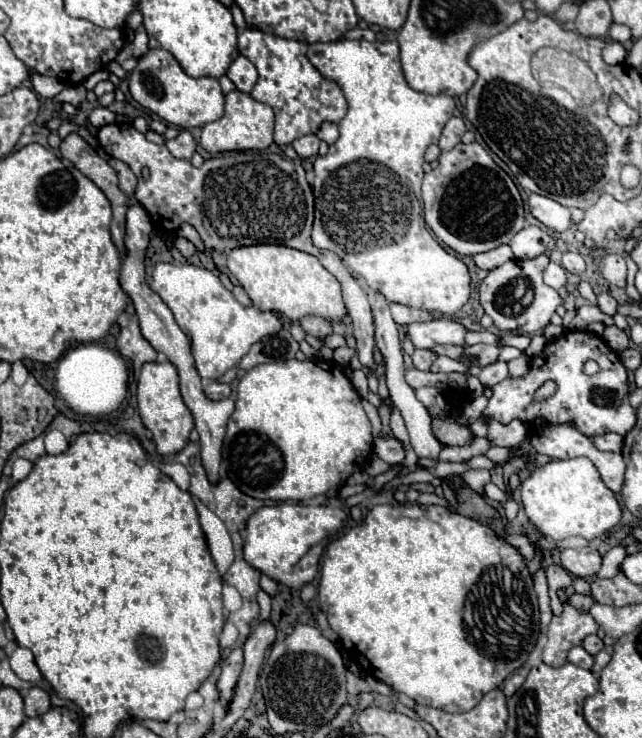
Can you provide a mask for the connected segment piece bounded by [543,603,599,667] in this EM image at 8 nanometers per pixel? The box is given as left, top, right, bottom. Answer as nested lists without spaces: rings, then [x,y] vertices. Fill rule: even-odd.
[[[569,603],[563,605],[563,613],[553,617],[547,629],[547,645],[543,647],[543,661],[551,667],[561,667],[567,661],[571,647],[581,645],[591,633],[597,633],[599,625],[589,613],[577,613]]]

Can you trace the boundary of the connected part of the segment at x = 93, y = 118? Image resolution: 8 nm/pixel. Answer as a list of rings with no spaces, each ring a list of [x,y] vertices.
[[[97,107],[97,109],[93,109],[89,113],[89,121],[95,127],[103,127],[103,125],[109,125],[109,123],[115,121],[115,113],[111,109],[107,109],[107,107]]]

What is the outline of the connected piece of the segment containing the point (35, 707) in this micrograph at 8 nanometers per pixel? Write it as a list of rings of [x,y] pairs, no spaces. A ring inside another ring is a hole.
[[[31,687],[29,693],[25,695],[25,715],[27,717],[37,717],[43,715],[51,709],[49,695],[41,687]]]

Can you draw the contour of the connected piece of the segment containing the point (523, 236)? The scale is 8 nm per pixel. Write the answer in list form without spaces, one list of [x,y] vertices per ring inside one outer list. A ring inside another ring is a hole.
[[[527,225],[511,239],[511,249],[517,259],[535,259],[547,251],[549,241],[551,237],[543,229]]]

